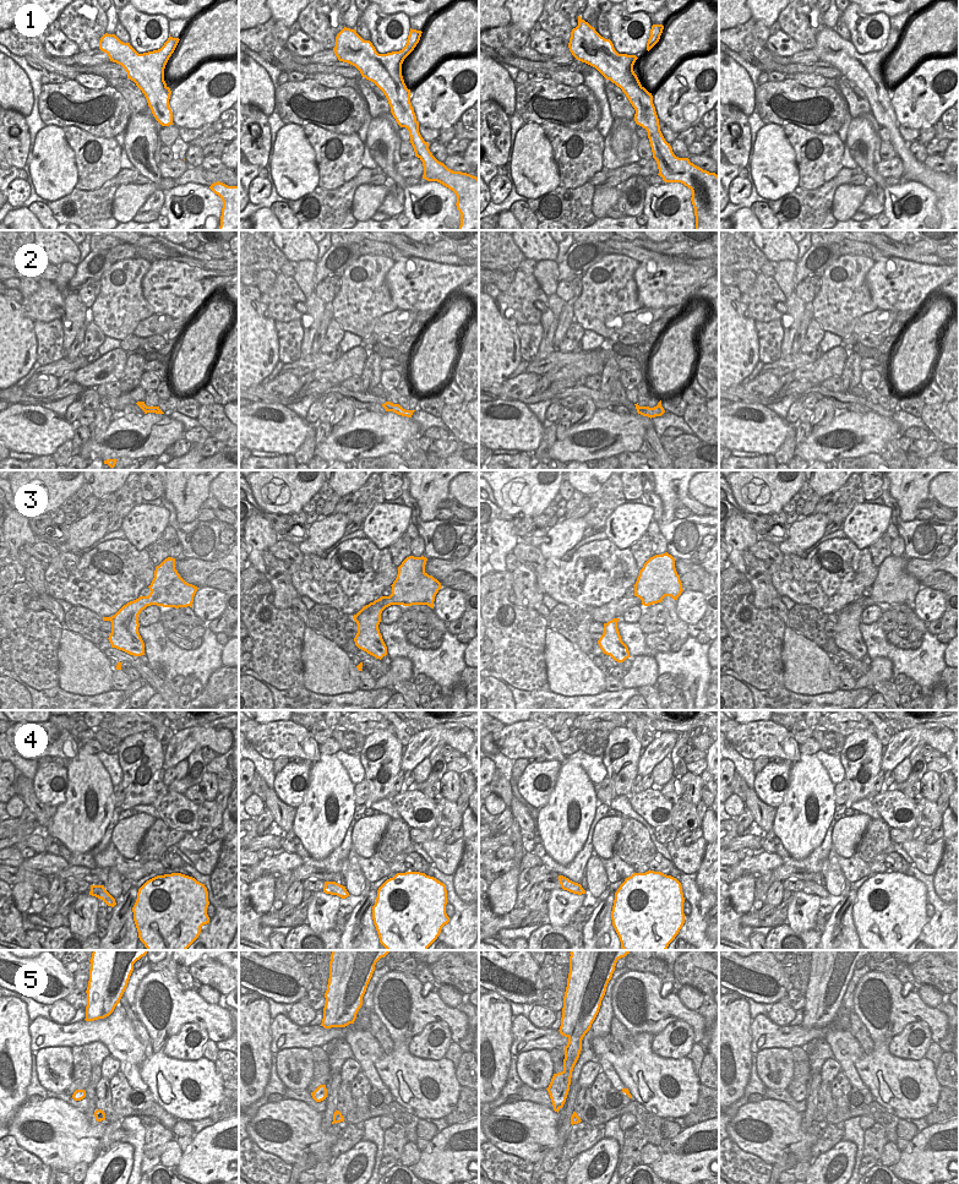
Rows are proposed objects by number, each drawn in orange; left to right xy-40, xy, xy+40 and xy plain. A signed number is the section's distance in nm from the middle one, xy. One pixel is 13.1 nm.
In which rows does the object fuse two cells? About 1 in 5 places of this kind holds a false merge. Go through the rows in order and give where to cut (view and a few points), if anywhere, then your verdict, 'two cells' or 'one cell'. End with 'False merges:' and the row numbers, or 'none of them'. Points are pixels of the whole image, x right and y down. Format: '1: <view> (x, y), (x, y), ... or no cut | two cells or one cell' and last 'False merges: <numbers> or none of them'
1: no cut | one cell
2: xy (383, 404), (388, 410) | two cells
3: no cut | one cell
4: no cut | one cell
5: no cut | one cell
False merges: 2

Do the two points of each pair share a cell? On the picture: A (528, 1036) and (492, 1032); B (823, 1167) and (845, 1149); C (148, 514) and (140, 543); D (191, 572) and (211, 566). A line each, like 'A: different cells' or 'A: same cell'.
A: different cells
B: same cell
C: same cell
D: same cell

